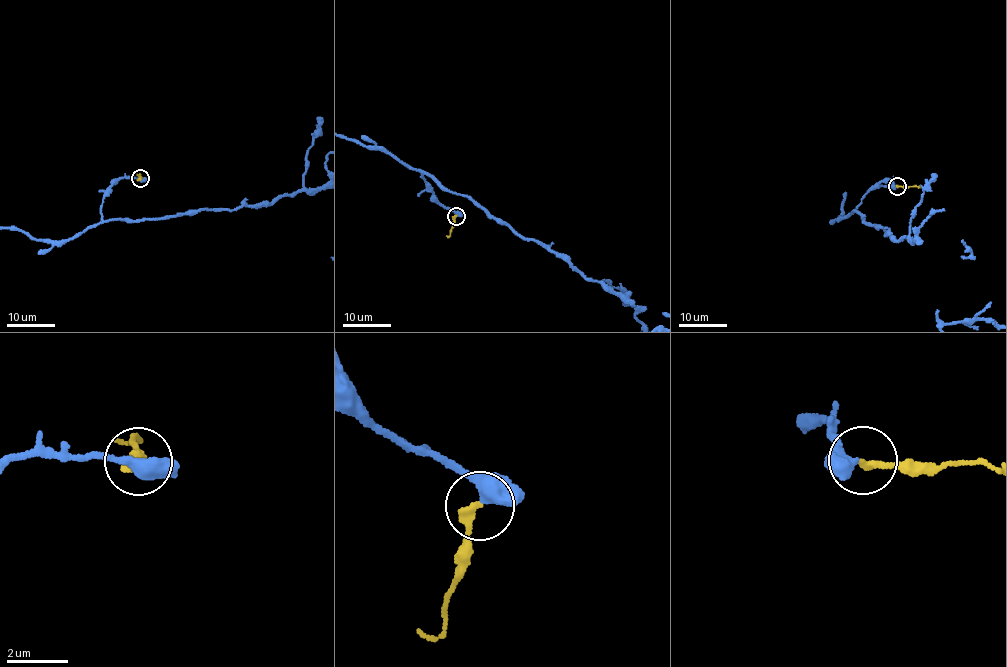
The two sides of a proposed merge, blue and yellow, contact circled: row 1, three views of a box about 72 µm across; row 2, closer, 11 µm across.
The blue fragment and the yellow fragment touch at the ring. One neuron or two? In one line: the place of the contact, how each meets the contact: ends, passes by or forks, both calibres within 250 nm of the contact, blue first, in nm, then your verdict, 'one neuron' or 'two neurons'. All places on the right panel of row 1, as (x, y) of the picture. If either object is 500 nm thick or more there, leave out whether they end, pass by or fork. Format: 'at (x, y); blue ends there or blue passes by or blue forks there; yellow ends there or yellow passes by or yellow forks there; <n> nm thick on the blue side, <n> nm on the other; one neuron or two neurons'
at (897, 186); blue passes by; yellow ends there; 400 nm thick on the blue side, 280 nm on the other; one neuron

